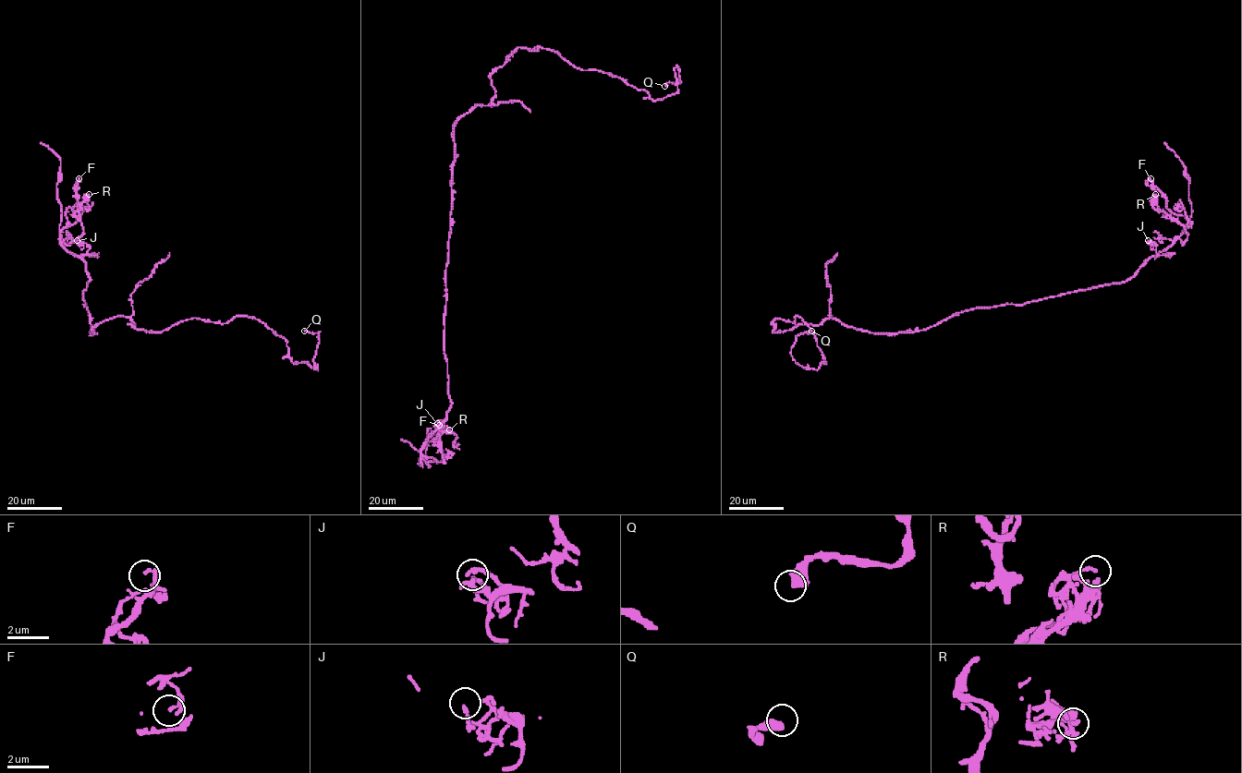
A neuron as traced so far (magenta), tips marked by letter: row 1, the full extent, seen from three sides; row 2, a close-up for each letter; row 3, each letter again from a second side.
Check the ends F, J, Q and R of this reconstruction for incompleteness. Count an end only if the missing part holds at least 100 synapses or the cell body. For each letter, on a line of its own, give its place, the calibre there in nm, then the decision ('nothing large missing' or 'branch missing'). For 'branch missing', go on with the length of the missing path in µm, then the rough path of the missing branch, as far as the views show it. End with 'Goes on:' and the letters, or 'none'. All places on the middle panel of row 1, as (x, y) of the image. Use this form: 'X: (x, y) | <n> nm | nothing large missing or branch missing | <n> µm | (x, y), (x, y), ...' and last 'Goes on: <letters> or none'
F: (439, 425) | 160 nm | nothing large missing
J: (437, 423) | 200 nm | nothing large missing
Q: (664, 86) | 500 nm | nothing large missing
R: (449, 429) | 140 nm | nothing large missing
Goes on: none

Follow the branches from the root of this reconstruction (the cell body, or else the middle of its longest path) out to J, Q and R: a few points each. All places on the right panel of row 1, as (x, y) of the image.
J: (882, 333), (922, 331), (970, 309), (1023, 305), (1123, 283), (1155, 255), (1155, 243), (1150, 244), (1148, 240)
Q: (882, 333), (831, 316), (778, 332), (773, 321), (808, 325), (826, 362), (817, 369), (791, 352), (811, 331)
R: (882, 333), (922, 331), (970, 309), (1126, 281), (1151, 257), (1187, 238), (1155, 194)

